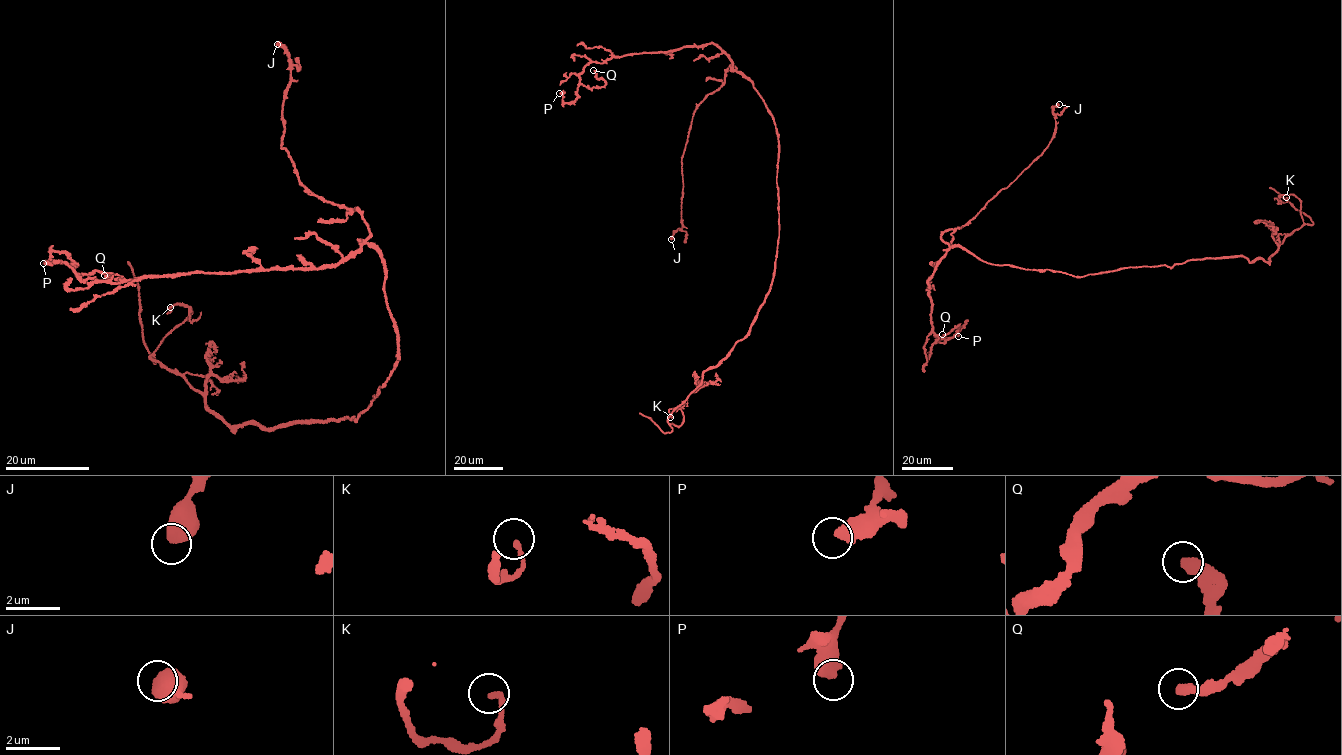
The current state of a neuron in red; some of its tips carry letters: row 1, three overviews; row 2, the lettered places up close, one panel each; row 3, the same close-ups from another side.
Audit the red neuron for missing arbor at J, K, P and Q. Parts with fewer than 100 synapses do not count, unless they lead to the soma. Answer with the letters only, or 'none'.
none

